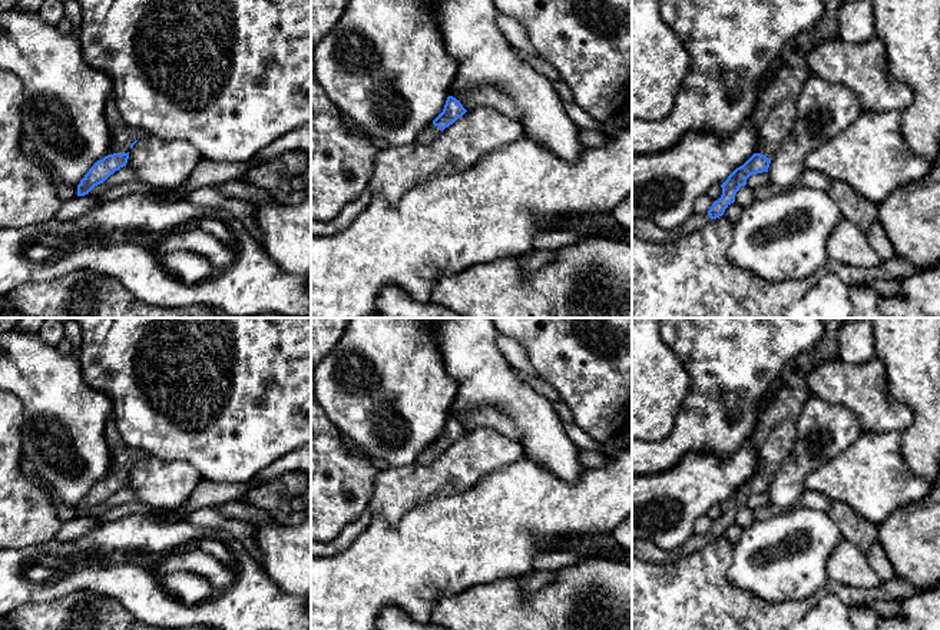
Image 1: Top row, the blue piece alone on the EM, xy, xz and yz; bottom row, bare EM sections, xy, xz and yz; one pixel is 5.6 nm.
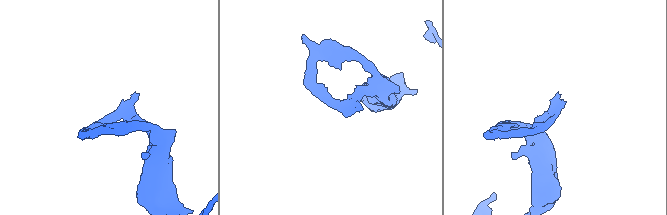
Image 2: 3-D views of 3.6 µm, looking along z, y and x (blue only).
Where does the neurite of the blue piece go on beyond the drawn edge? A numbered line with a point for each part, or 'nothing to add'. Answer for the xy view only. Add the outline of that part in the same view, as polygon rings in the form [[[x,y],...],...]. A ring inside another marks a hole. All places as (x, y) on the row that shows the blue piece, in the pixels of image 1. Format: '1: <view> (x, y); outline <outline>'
1: xy (122, 135); outline [[[113,94],[106,102],[105,115],[112,133],[112,143],[107,155],[128,153],[135,140],[145,139],[148,133],[126,125],[113,100]]]

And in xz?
1: xz (430, 133); outline [[[430,123],[416,139],[417,143],[427,146],[440,136],[441,130],[438,126]]]

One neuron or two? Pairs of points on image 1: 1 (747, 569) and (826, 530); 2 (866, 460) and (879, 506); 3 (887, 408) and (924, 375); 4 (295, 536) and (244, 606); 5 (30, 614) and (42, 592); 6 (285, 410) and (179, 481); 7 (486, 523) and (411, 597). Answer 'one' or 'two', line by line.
1: one
2: one
3: two
4: two
5: two
6: two
7: one

